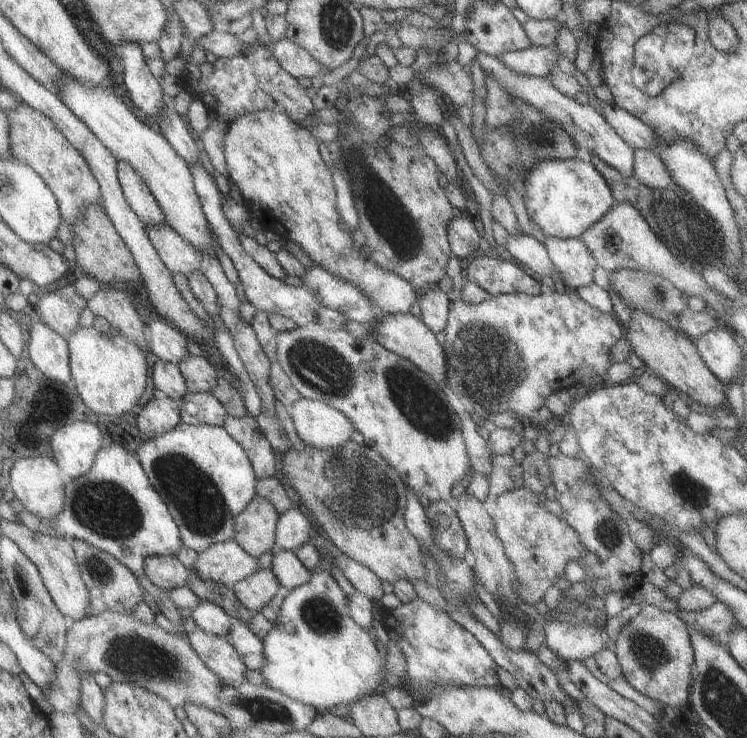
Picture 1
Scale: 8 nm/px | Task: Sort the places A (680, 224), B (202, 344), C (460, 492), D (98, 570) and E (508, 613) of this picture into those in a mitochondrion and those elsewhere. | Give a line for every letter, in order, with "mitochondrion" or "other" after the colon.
A: mitochondrion
B: other
C: other
D: mitochondrion
E: other

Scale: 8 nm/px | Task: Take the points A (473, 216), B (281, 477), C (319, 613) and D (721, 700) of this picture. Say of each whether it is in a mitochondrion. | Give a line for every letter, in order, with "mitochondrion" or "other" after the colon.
A: other
B: other
C: mitochondrion
D: mitochondrion

